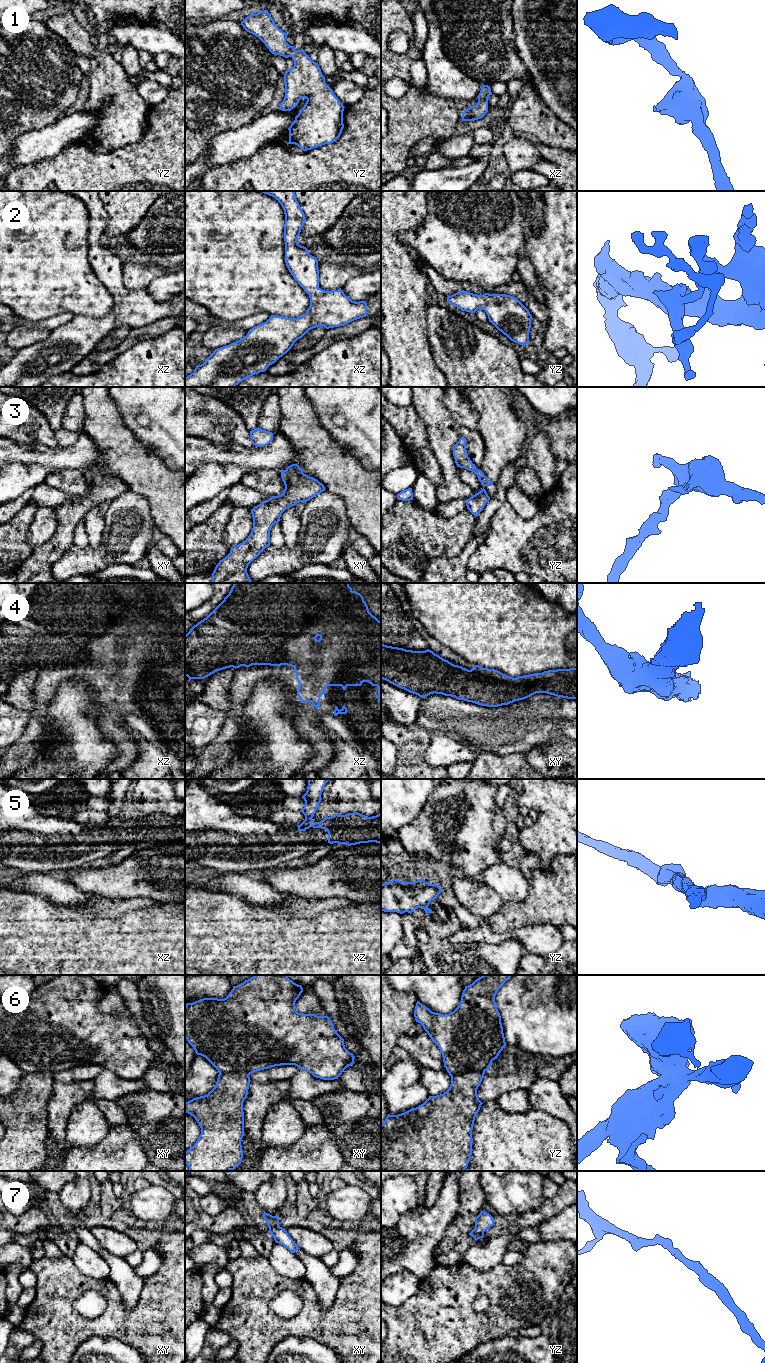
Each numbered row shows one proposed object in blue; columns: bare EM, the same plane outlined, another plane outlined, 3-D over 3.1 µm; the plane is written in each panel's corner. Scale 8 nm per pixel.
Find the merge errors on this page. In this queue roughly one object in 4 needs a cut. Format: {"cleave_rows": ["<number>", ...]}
{"cleave_rows": ["5", "6"]}

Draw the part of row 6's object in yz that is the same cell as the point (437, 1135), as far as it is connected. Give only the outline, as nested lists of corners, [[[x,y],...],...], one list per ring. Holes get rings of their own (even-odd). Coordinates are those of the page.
[[[467,1071],[451,1076],[449,1089],[443,1094],[429,1096],[416,1108],[398,1115],[388,1114],[381,1125],[381,1171],[464,1171],[472,1155],[472,1129],[483,1104],[477,1095],[485,1072]]]

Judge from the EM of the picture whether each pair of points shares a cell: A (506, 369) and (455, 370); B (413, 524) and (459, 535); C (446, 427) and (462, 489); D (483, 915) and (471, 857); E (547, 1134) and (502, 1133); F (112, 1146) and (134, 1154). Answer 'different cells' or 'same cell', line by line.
A: same cell
B: same cell
C: same cell
D: different cells
E: same cell
F: same cell

